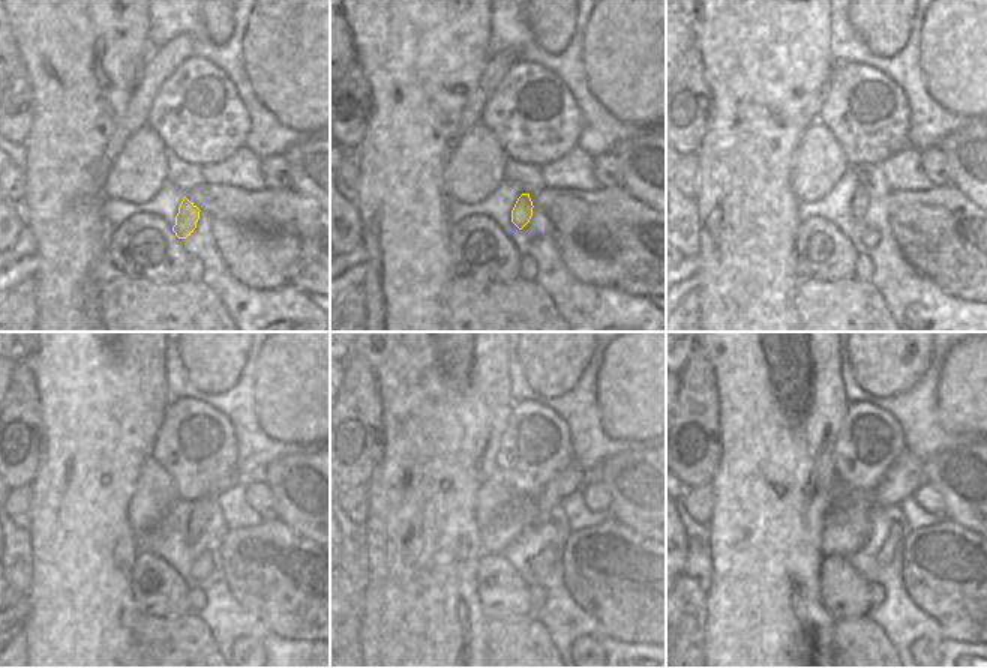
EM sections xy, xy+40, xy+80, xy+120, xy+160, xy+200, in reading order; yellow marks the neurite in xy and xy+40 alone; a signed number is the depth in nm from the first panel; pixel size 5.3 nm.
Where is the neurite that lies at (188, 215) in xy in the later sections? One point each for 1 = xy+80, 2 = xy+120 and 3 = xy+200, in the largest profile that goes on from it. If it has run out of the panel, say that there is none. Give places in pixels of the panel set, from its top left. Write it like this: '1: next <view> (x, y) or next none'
1: next xy+80 (860, 201)
2: next xy+120 (201, 512)
3: next xy+200 (905, 475)

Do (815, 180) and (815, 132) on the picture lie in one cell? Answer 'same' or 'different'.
same

